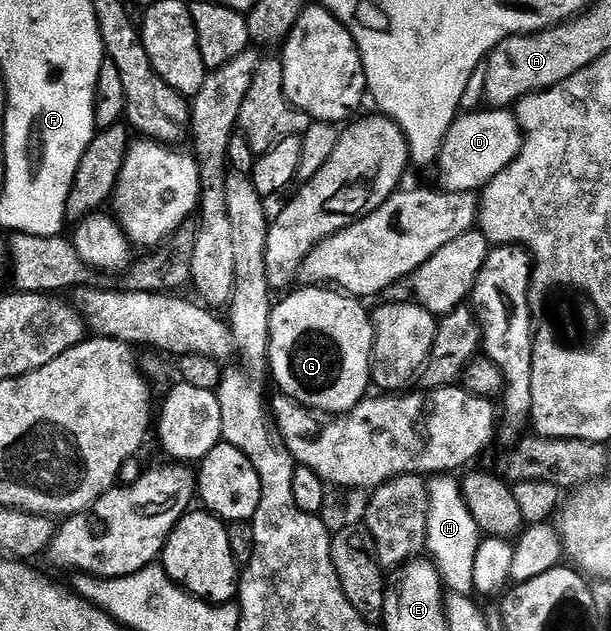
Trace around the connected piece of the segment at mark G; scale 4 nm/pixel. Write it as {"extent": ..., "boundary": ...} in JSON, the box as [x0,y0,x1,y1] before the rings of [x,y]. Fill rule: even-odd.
{"extent":[266,286,373,413],"boundary":[[[303,286],[300,292],[292,291],[271,310],[270,339],[266,345],[269,376],[275,379],[278,391],[308,410],[316,413],[350,412],[368,395],[371,382],[371,351],[373,350],[373,326],[368,309],[363,309],[358,299],[332,290],[327,286]]]}

